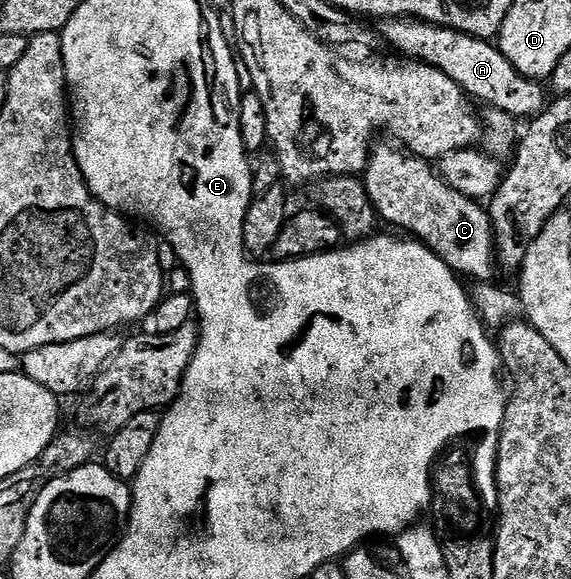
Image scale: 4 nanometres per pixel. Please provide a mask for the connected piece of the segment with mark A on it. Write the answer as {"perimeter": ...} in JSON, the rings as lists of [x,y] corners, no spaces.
{"perimeter":[[[389,17],[380,20],[377,25],[382,40],[396,49],[396,54],[413,61],[422,61],[424,65],[437,67],[445,71],[453,83],[463,88],[468,98],[476,102],[484,101],[492,110],[507,113],[512,119],[530,119],[543,112],[544,86],[538,81],[531,81],[507,59],[498,44],[481,37],[471,37],[468,33],[459,33],[455,29],[446,29],[428,21],[413,17]]]}

